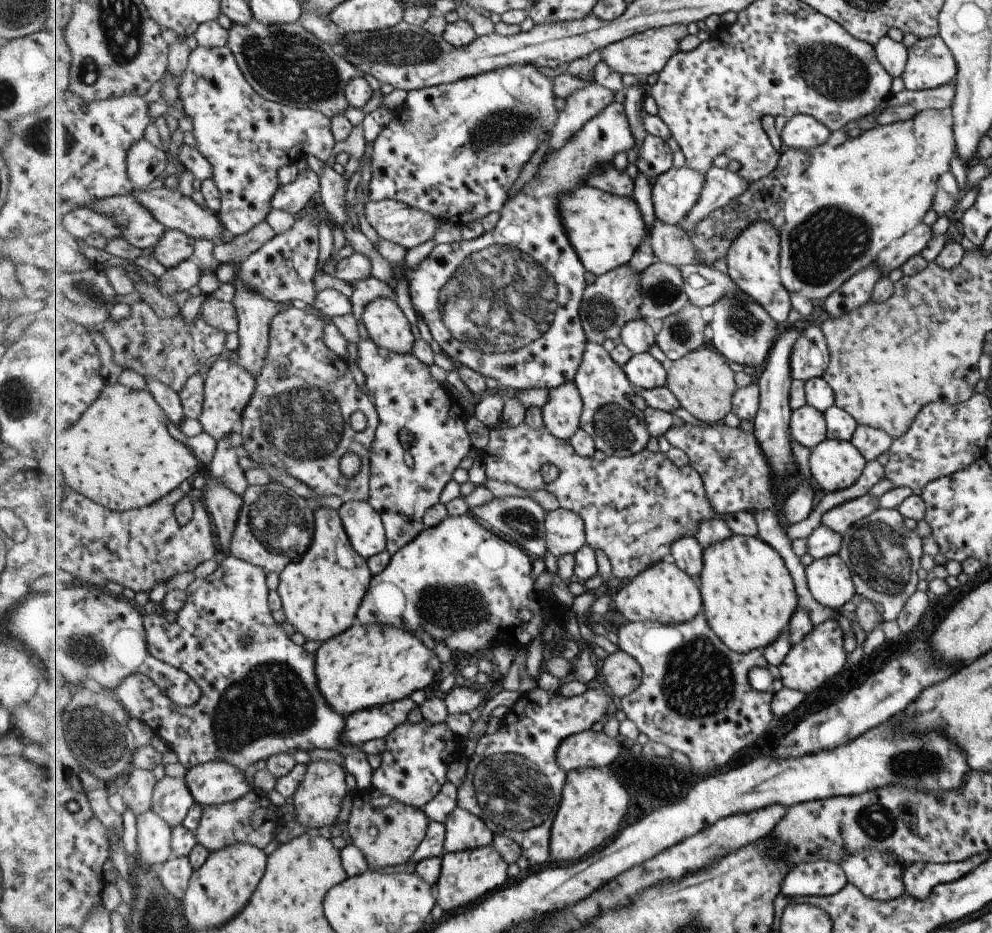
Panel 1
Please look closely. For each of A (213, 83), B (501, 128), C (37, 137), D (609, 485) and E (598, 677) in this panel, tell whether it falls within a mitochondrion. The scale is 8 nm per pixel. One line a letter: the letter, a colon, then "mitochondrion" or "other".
A: other
B: mitochondrion
C: mitochondrion
D: other
E: other

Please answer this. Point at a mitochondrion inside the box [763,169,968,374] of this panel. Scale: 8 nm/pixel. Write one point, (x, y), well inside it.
(828, 240)

